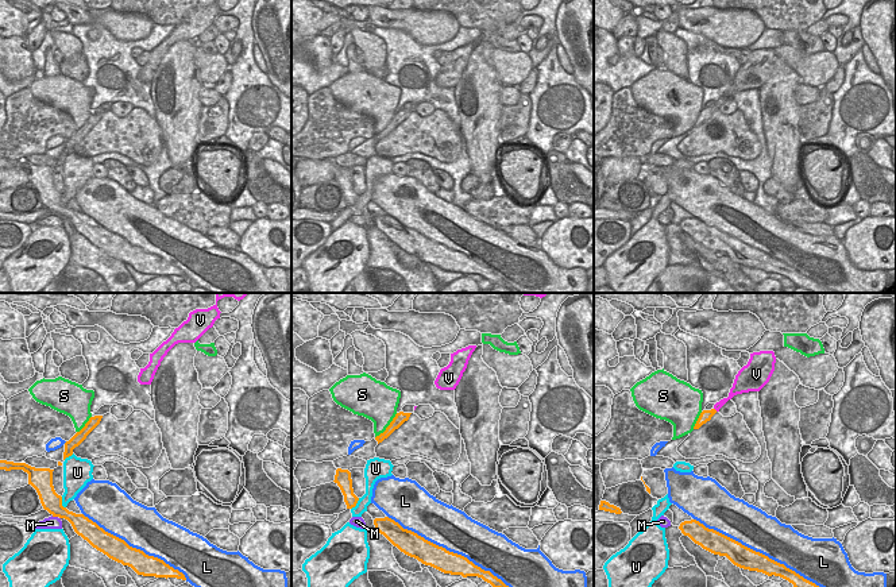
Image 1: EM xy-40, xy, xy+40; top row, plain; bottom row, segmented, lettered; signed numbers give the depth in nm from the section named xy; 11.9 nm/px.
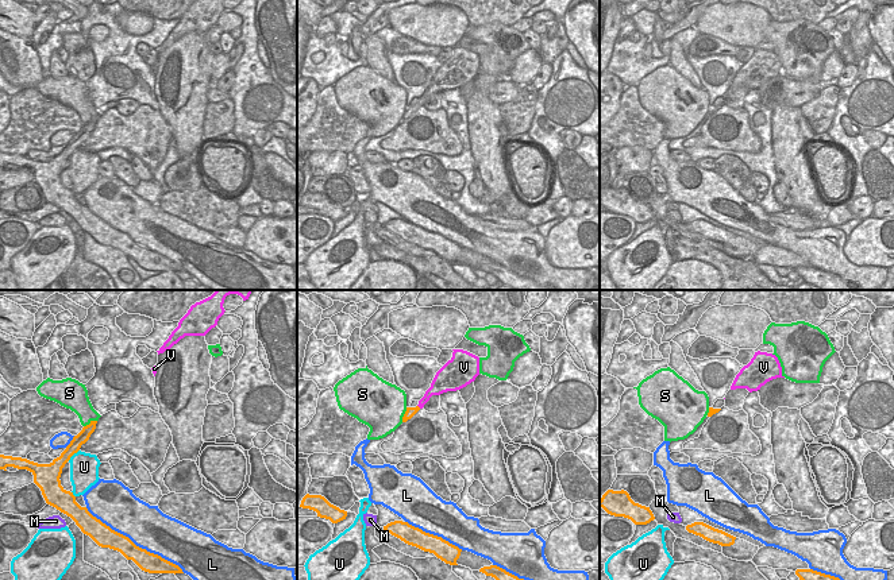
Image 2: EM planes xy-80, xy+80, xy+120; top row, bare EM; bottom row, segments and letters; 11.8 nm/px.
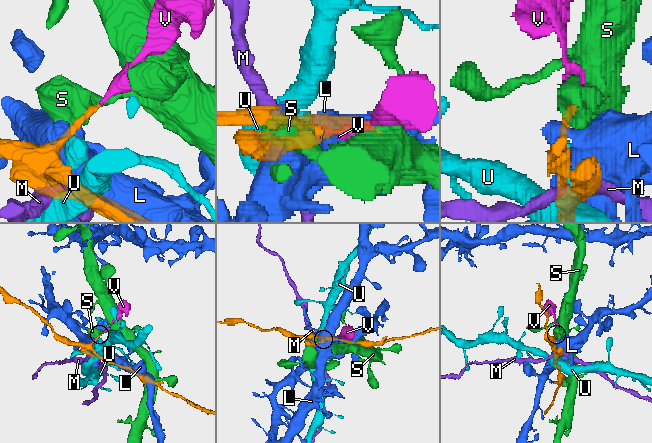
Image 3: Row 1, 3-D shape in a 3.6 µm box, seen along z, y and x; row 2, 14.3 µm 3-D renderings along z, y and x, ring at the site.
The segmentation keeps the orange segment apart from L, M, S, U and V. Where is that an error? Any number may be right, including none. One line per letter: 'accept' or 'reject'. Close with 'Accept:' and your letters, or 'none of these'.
L: reject
M: reject
S: reject
U: reject
V: accept
Accept: V

